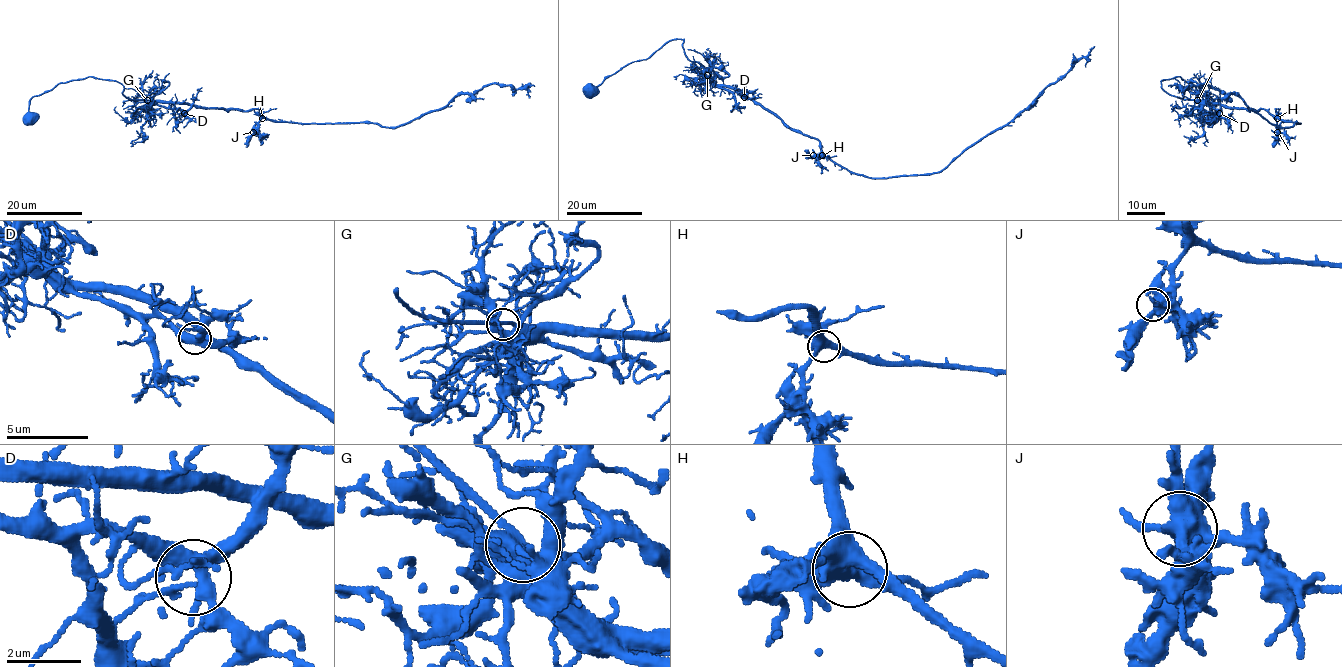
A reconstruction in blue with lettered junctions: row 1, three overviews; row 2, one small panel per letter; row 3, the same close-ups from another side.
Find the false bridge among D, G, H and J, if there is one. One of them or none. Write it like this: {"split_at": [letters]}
{"split_at": []}

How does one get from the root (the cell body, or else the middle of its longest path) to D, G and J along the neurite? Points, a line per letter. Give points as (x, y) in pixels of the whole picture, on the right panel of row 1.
D: (1272, 115), (1263, 109), (1246, 110), (1222, 105), (1219, 113)
G: (1272, 115), (1263, 109), (1229, 108), (1197, 100)
J: (1272, 115), (1277, 132)

